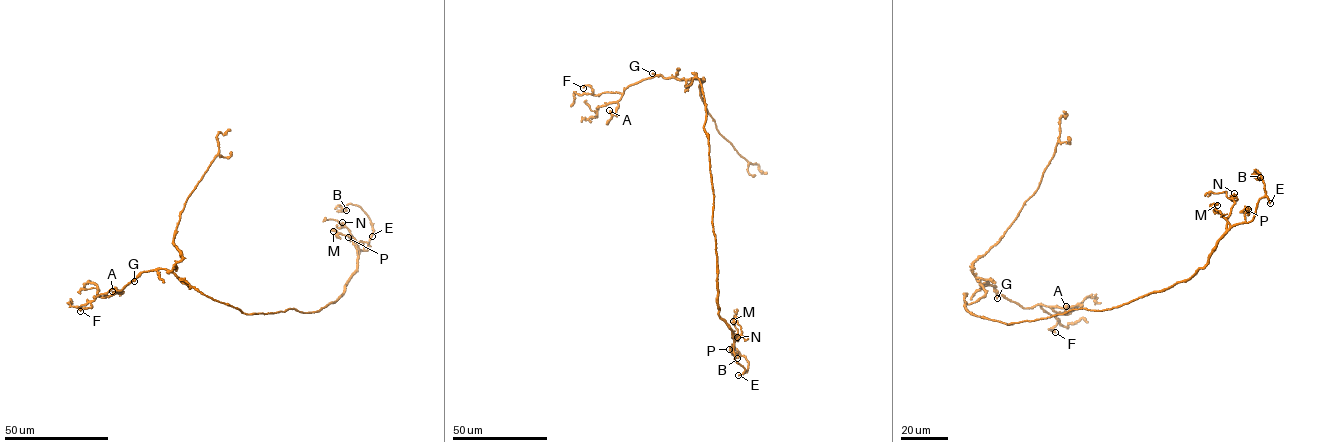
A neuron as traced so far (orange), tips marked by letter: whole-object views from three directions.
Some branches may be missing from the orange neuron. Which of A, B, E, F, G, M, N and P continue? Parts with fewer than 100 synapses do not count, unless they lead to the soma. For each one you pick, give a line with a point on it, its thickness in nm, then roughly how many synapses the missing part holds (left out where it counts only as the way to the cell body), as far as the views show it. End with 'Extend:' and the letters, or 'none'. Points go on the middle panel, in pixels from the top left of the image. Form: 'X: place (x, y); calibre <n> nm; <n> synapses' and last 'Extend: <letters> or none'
E: place (738, 375); calibre 200 nm
Extend: E

